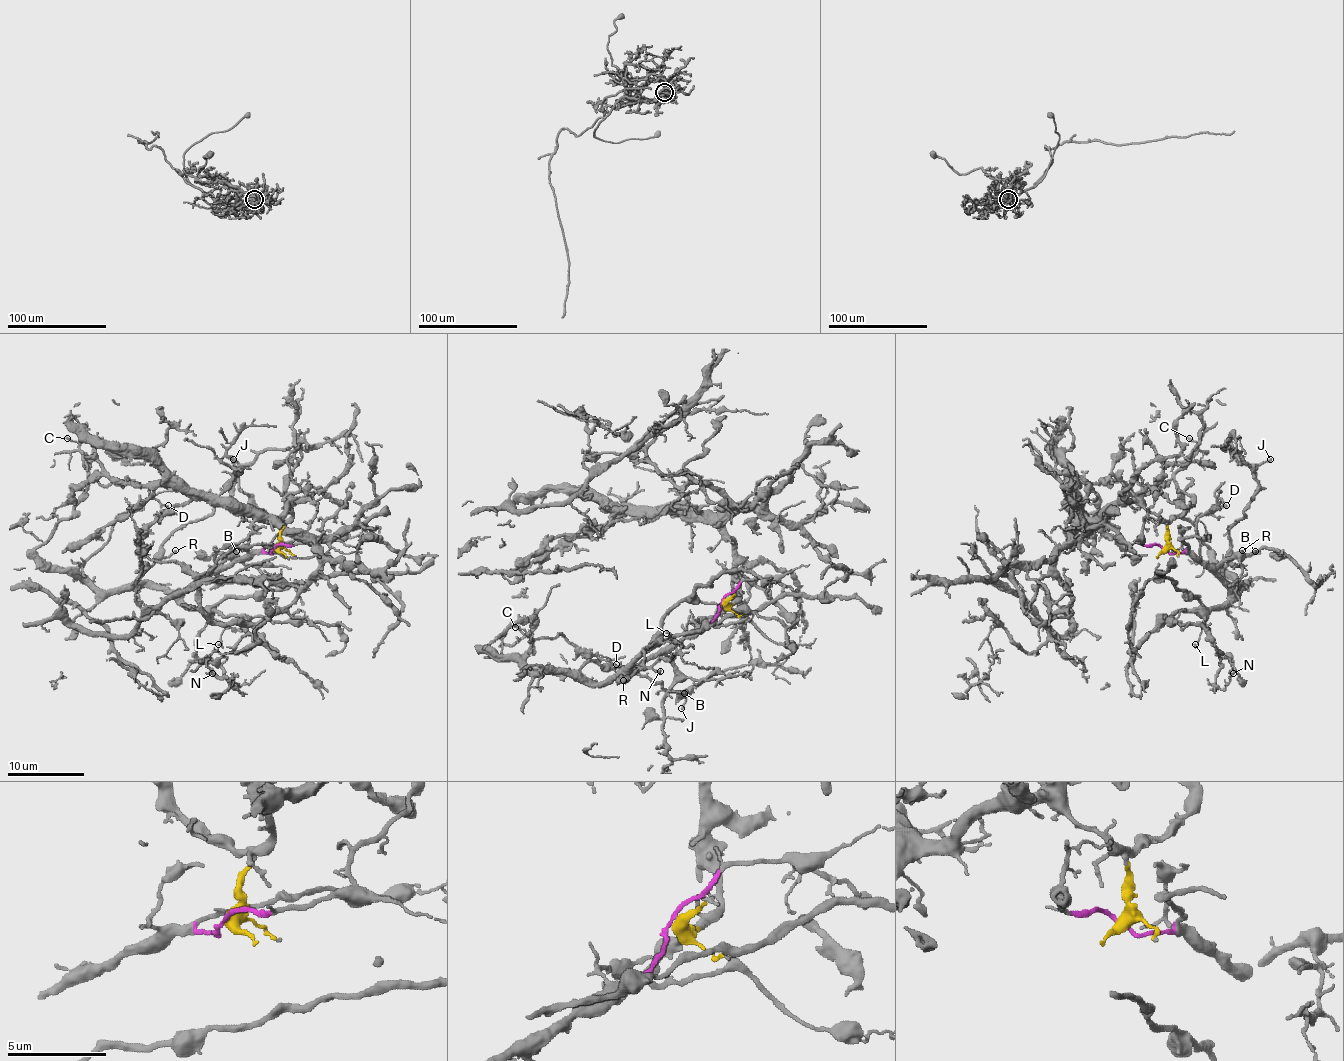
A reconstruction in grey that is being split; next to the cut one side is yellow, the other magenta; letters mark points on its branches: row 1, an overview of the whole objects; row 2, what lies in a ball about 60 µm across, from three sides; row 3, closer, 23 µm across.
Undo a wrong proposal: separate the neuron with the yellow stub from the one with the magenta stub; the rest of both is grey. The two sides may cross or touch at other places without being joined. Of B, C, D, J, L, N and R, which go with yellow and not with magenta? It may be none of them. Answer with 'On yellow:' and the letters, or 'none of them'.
On yellow: none of them

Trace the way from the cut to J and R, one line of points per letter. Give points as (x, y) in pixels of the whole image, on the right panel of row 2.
J: (1163, 549), (1188, 553), (1238, 589), (1244, 582), (1223, 576), (1229, 530), (1256, 495), (1256, 468), (1271, 459)
R: (1163, 549), (1188, 553), (1229, 589), (1238, 589), (1244, 584), (1232, 584), (1223, 576), (1227, 561), (1242, 551)

